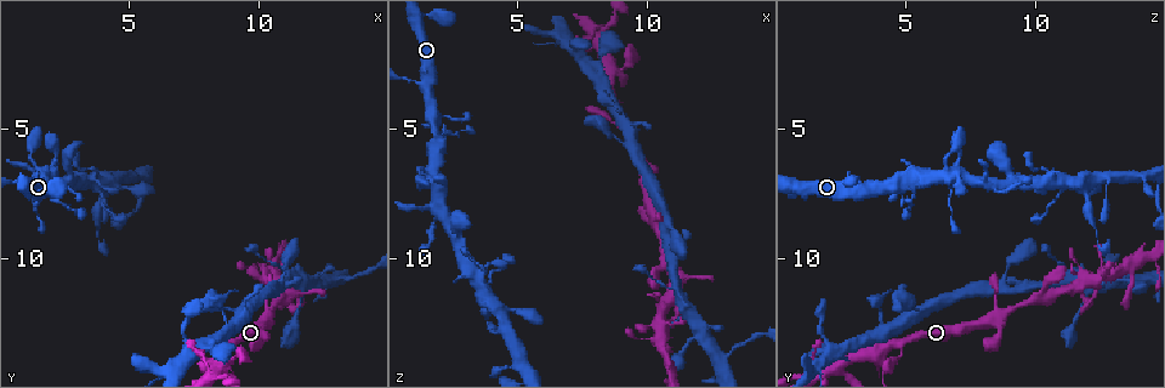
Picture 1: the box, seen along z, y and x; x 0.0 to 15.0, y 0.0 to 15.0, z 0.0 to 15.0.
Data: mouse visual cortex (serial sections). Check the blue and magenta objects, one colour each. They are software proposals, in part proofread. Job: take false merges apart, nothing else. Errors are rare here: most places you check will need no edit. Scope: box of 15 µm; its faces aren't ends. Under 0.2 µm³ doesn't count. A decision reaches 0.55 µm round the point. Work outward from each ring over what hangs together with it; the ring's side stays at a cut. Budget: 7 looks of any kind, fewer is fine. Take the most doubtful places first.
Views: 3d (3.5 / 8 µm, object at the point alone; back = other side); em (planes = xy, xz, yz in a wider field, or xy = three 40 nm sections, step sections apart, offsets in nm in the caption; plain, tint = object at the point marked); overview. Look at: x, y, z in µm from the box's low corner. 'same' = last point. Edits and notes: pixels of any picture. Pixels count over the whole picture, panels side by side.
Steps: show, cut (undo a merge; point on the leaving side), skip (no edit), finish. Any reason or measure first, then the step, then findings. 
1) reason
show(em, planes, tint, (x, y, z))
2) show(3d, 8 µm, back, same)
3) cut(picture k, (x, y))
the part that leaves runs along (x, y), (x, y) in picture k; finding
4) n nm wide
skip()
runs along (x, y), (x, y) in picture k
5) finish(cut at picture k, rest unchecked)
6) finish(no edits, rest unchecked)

thick turns thin
show(3d, 3.5 µm, back, (8.8, 14.3, 4.2))

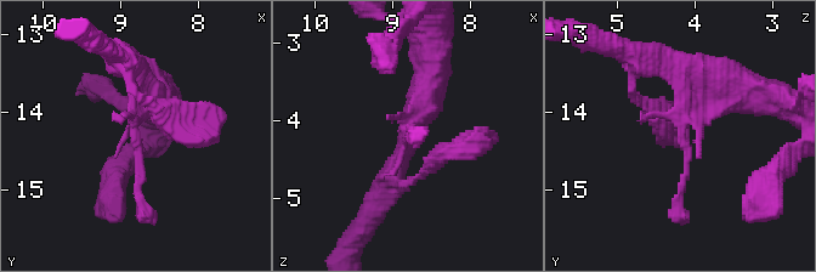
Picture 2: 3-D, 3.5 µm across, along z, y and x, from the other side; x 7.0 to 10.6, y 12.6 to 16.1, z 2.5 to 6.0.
show(em, xy, step 5, plain, (8.80, 14.35, 4.20))

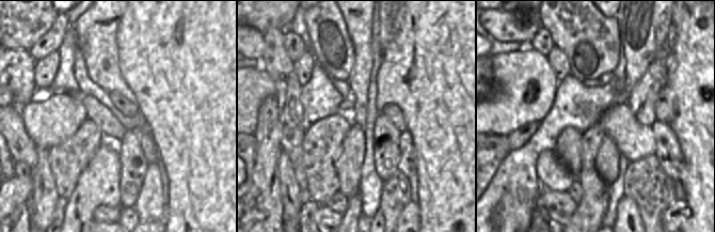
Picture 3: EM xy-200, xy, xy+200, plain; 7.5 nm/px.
with the object marked
show(em, xy, step 5, tint, same)

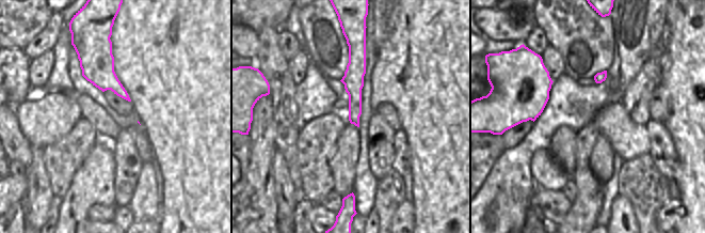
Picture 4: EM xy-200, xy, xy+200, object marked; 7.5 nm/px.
skip()
runs along (672, 63), (684, 71), (687, 171), (678, 186) in picture 2; all the same cell

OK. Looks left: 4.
a fork
show(3d, 3.5 µm, (8.5, 14.2, 2.3))

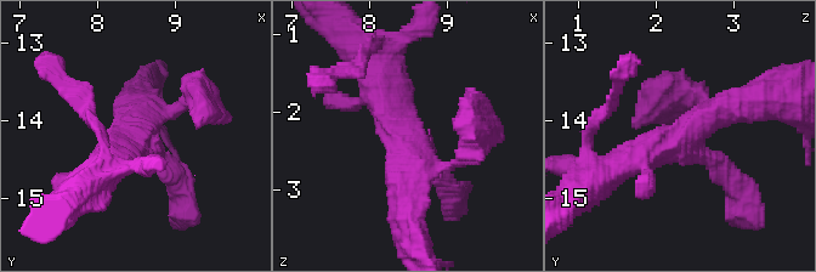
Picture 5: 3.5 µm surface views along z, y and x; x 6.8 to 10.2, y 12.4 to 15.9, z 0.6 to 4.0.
shape alone is not enough
show(em, planes, tint, (8.55, 14.20, 2.45))

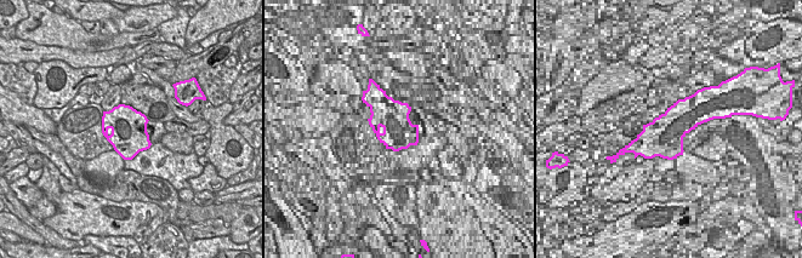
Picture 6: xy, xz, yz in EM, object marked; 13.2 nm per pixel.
550 nm wide
skip()
runs along (760, 101), (627, 160) in picture 5; all the same cell

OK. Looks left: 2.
side arm on a straight run
show(3d, 3.5 µm, (1.6, 7.4, 3.2))

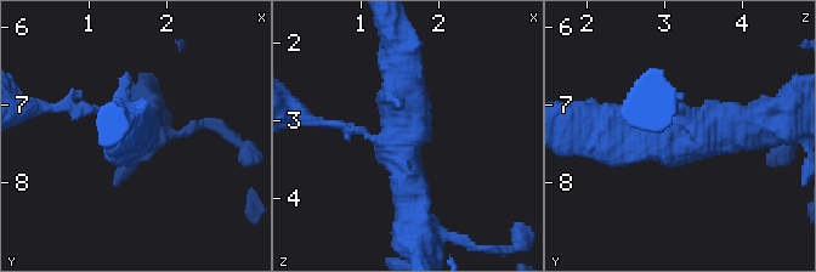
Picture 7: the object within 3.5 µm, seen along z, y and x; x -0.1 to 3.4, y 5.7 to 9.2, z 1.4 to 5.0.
show(em, xy, step 3, tint, (1.50, 7.30, 3.25))

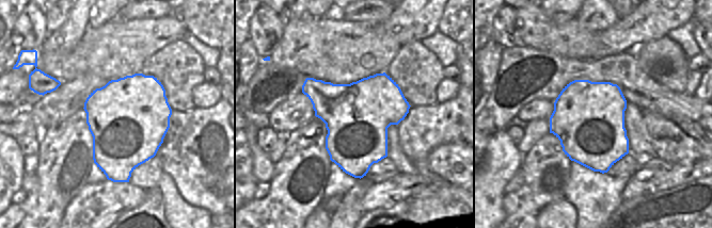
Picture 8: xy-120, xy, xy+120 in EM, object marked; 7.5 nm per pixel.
skip()
runs along (401, 60), (401, 162), (412, 217) in picture 7; all the same cell

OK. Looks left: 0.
finish(no edits, rest unchecked)

